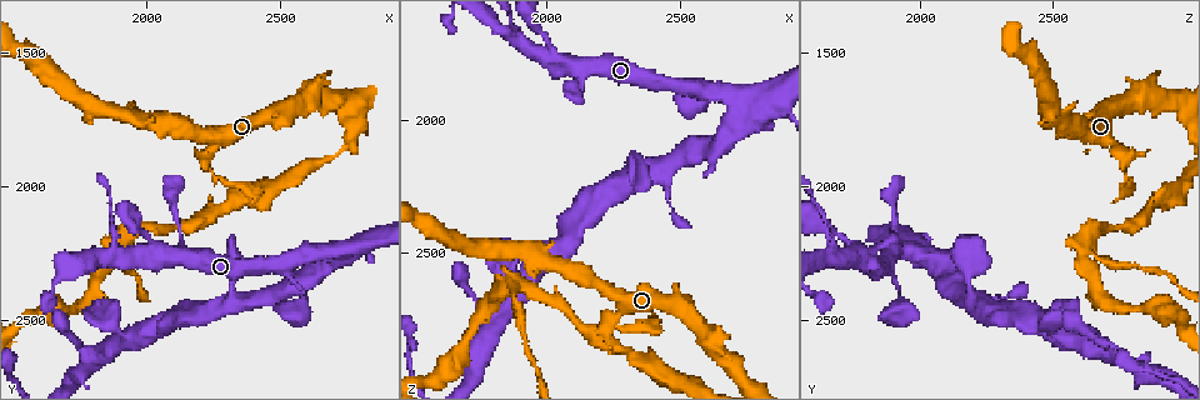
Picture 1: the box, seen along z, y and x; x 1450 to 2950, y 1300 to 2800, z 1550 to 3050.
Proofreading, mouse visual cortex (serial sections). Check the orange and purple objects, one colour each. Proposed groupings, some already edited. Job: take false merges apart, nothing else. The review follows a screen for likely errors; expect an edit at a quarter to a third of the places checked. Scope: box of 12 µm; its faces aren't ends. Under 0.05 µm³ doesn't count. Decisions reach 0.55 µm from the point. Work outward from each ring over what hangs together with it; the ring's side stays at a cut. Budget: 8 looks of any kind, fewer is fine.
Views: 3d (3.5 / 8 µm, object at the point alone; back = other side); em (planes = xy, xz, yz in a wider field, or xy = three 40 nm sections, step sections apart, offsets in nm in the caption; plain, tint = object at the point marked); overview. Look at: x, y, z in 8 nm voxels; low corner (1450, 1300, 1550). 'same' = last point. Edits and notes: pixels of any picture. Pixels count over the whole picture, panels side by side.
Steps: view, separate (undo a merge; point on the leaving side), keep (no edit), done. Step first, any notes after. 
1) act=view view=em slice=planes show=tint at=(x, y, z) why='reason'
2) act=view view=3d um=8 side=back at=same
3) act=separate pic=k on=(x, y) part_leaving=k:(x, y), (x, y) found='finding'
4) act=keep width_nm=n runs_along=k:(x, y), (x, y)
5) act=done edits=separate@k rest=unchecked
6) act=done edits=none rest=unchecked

act=view view=3d um=3.5 at=(1890, 2230, 2610) why='small branch off a trunk'

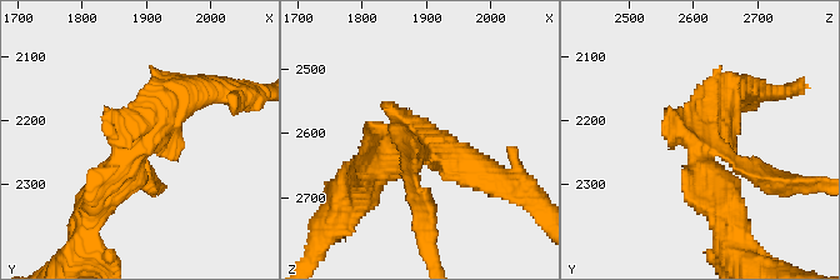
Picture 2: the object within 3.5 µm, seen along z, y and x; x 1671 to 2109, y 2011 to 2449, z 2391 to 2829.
act=view view=em slice=xy step=5 show=tint at=(1895, 2235, 2610)

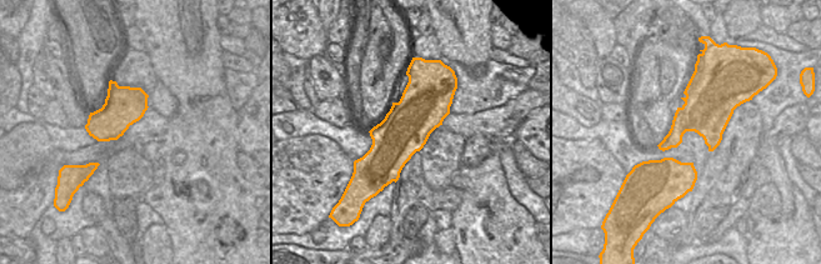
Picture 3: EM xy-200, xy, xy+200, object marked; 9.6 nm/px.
act=keep runs_along=2:(198, 91), (148, 130), (94, 206) found='one cell here'

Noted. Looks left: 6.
act=view view=3d um=8 at=(1890, 2280, 1700) why='small branch off a trunk'

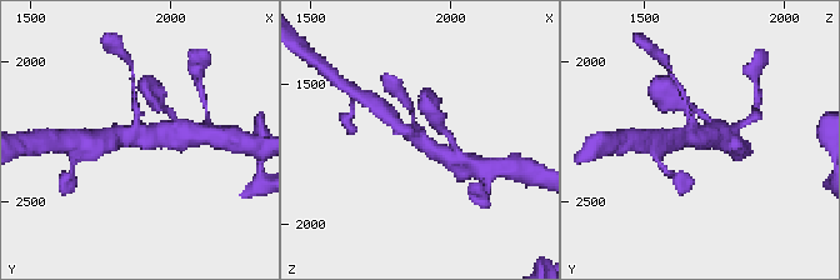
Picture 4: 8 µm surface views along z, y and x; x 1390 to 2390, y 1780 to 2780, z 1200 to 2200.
act=view view=em slice=xy step=2 show=tint at=(1880, 2270, 1700)

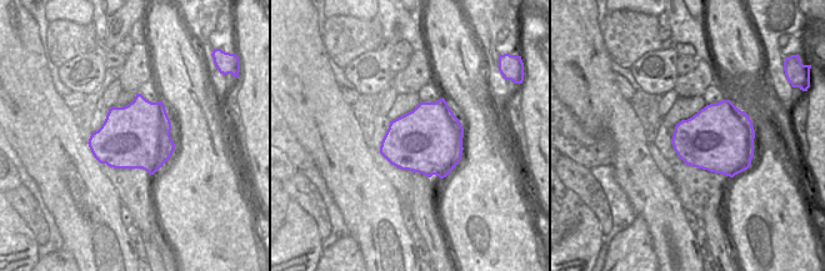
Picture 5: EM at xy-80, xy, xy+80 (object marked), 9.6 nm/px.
act=keep arm_widths_nm=200,300,500 runs_along=4:(449, 159), (433, 151), (390, 115) found='one cell here'

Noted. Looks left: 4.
act=view view=3d um=3.5 at=(2710, 2230, 1950) why='thick turns thin'

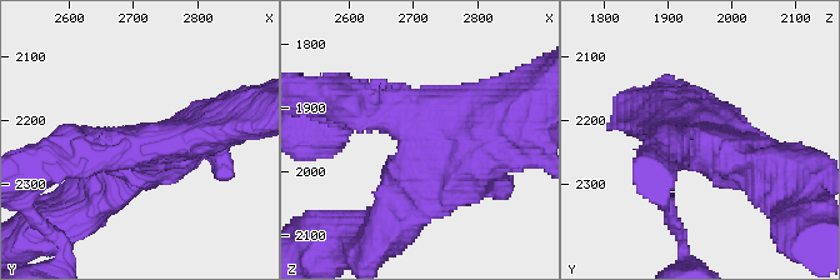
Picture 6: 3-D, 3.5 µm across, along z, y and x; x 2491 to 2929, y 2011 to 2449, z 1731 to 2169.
act=keep runs_along=6:(349, 106), (425, 135), (410, 205) found='all the same cell'

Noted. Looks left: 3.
act=done edits=none rest=unchecked

